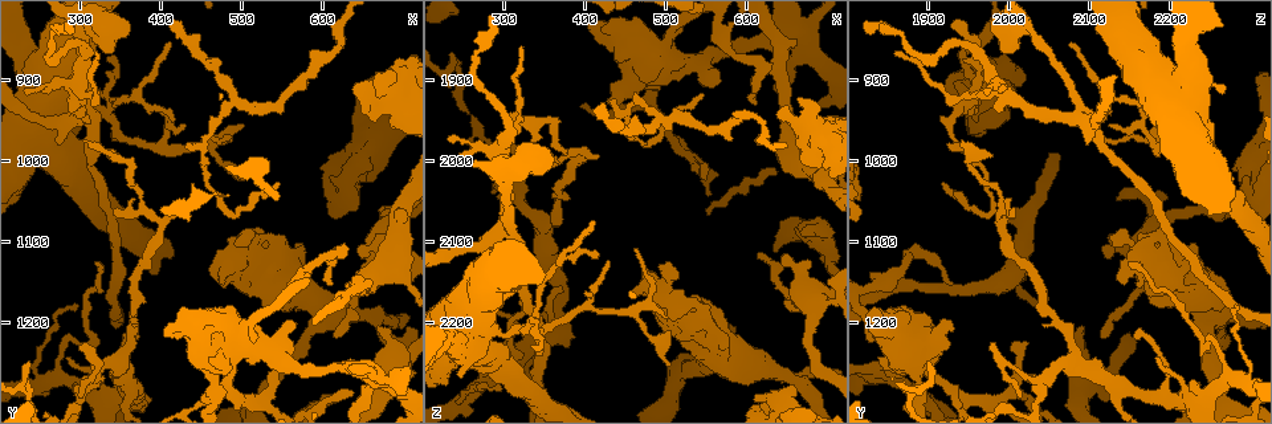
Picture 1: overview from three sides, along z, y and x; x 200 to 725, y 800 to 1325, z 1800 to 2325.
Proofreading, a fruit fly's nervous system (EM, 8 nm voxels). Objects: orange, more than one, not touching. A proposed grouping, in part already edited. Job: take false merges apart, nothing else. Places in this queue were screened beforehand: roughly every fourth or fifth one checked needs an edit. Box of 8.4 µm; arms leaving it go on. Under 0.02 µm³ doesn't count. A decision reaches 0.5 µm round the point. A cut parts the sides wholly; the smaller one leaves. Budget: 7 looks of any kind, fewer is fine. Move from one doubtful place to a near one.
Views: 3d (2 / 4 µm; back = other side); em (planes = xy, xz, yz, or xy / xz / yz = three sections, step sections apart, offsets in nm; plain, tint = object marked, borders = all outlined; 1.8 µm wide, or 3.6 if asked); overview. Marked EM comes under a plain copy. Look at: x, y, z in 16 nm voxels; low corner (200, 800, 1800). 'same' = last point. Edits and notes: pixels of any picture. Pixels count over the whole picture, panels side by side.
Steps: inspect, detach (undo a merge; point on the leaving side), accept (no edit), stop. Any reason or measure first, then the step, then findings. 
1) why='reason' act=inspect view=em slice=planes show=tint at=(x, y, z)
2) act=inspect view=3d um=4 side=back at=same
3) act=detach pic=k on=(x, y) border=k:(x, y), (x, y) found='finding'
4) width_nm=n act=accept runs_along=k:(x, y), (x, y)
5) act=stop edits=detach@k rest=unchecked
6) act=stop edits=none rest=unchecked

why='sharp bend' act=inspect view=em slice=xy step=4 show=tint at=(615, 1115, 1875)

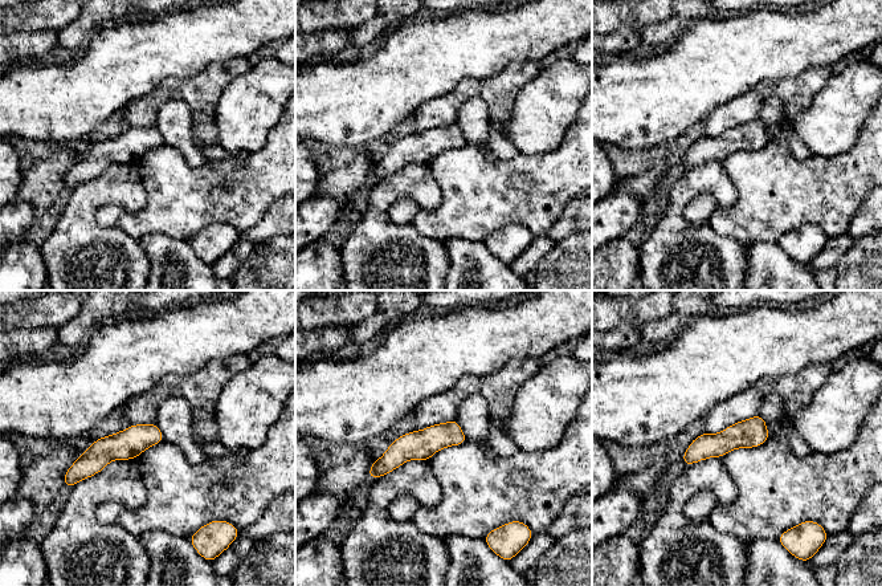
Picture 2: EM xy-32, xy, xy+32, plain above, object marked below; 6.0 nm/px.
act=inspect view=em slice=planes show=borders at=same

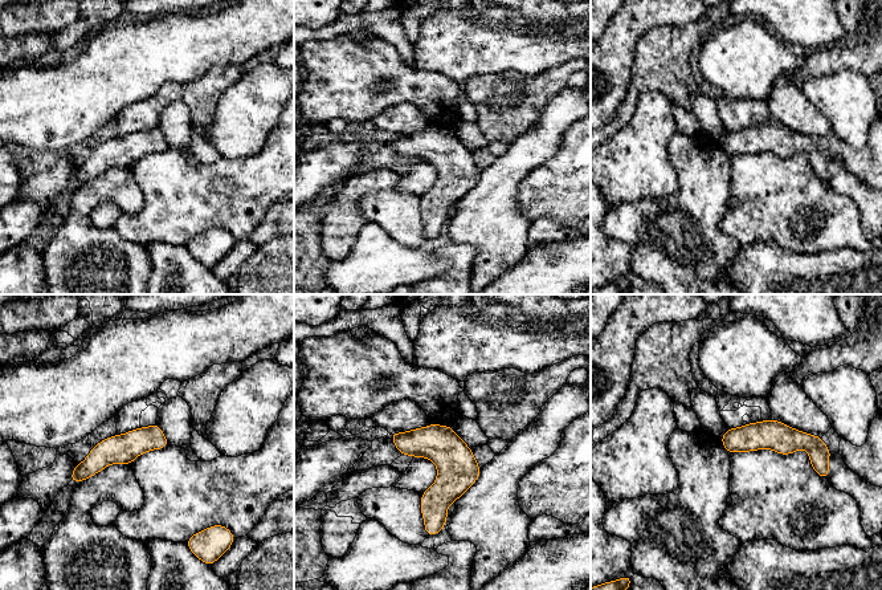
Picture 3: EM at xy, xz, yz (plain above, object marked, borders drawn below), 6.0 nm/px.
act=accept runs_along=3:(164, 443), (107, 451), (74, 476) found='all the same cell'

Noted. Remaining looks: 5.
why='four-way junction' act=inspect view=3d um=2 side=back at=(520, 1125, 2190)

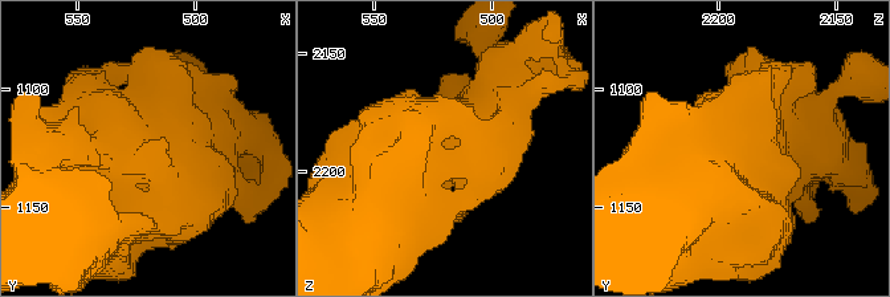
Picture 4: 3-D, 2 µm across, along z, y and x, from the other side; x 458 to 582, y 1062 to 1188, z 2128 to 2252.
why='shape alone is not enough' act=inspect view=em slice=planes show=borders at=(517, 1126, 2188)

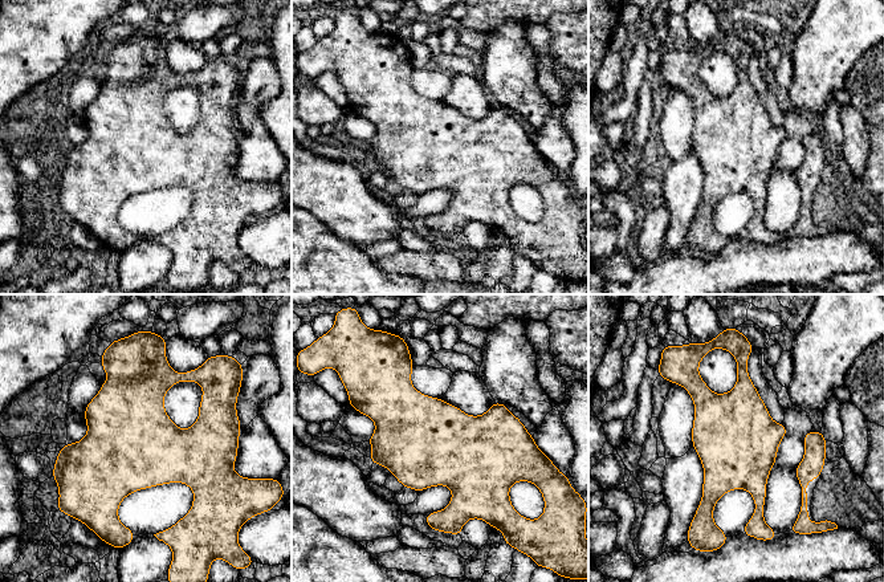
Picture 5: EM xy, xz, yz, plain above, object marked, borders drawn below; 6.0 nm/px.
act=accept found='one cell here'

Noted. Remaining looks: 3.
why='four arms meet' act=inspect view=em um=3.6 slice=xy step=16 show=tint at=(305, 930, 2085)

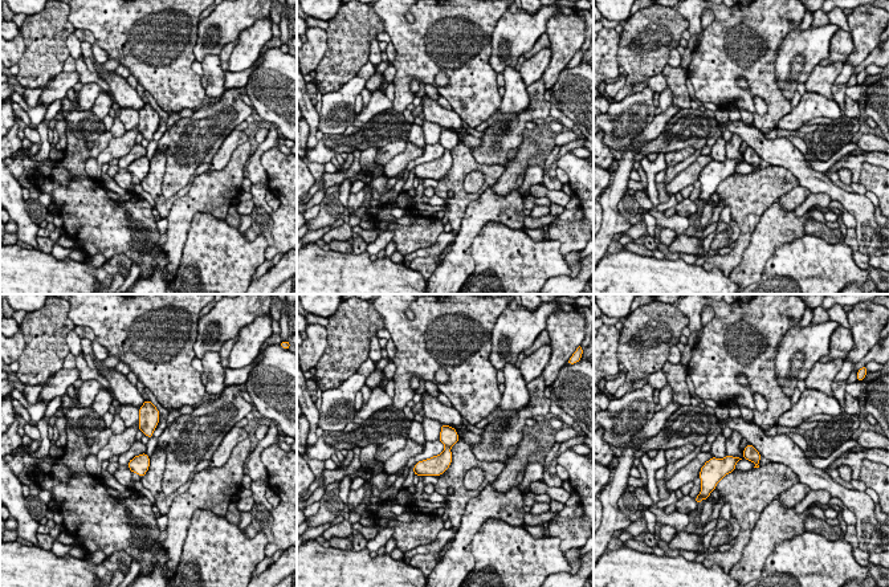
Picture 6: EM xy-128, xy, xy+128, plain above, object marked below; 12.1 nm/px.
why='another direction' act=inspect view=em um=3.6 slice=planes show=borders at=same

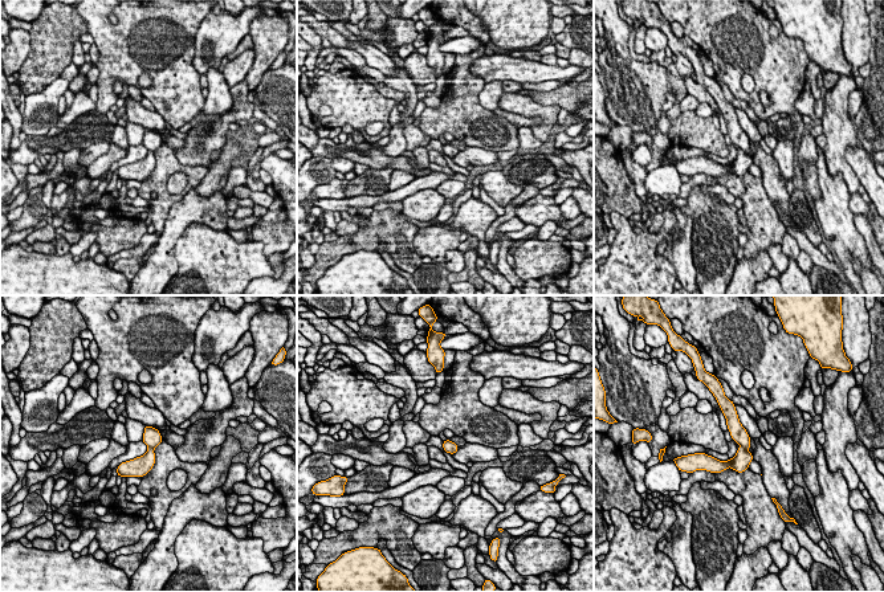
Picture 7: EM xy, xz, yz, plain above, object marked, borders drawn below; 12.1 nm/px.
act=detach pic=7 on=(143, 464) border=7:(149, 446), (153, 449) found='a second cell is stuck on'

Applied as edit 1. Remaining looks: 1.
act=stop edits=detach@7 rest=unchecked

